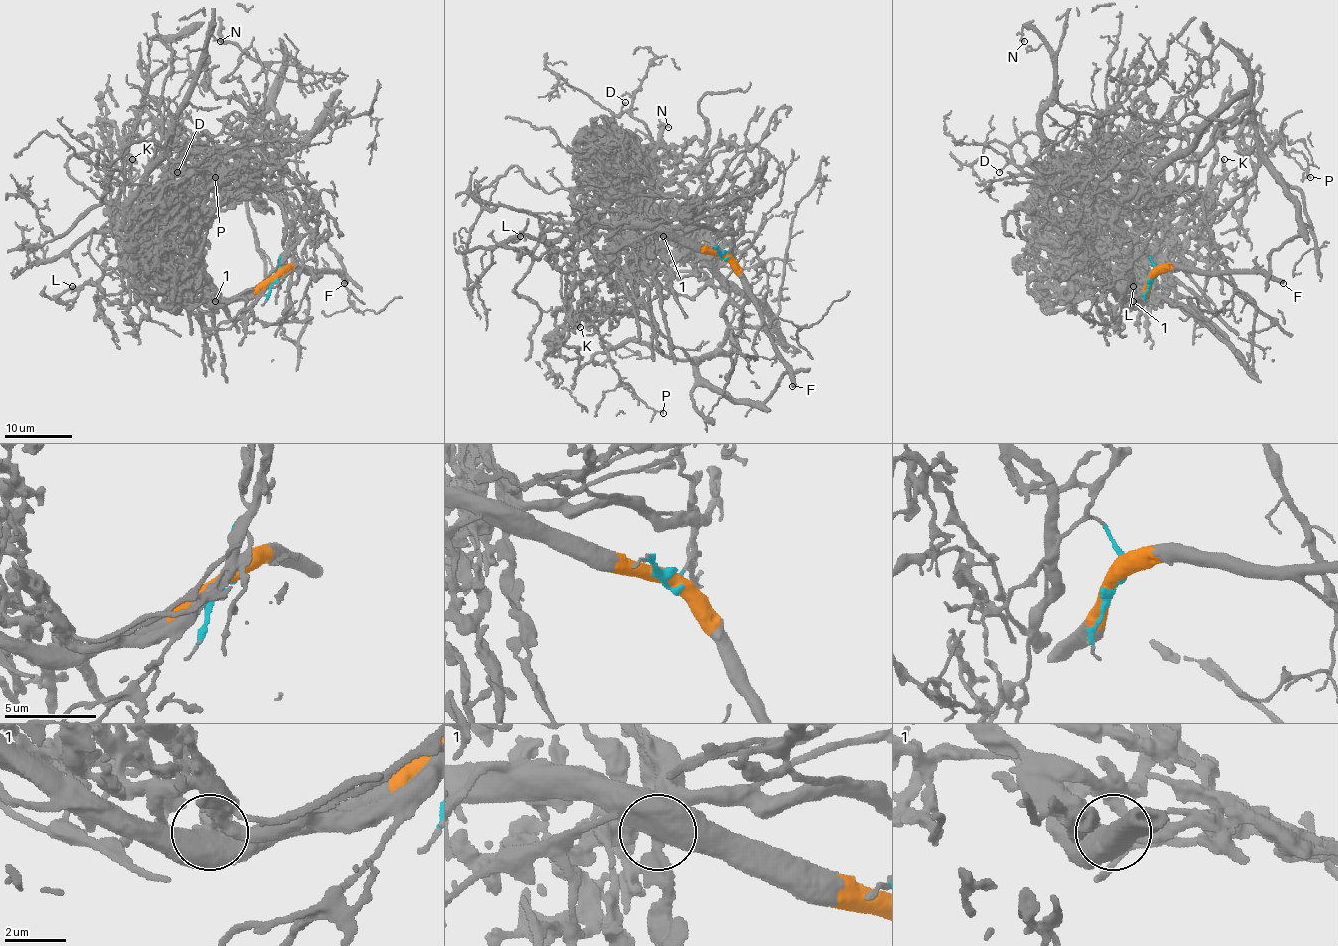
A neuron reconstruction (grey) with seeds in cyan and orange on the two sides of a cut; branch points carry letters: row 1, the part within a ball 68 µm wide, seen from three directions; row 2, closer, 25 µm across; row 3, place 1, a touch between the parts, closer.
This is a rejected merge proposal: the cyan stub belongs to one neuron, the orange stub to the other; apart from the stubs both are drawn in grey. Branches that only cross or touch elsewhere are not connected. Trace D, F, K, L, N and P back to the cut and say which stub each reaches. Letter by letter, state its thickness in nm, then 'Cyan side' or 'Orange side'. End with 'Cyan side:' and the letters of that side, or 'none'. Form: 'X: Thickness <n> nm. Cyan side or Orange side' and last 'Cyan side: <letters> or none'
D: Thickness 110 nm. Orange side
F: Thickness 440 nm. Orange side
K: Thickness 140 nm. Cyan side
L: Thickness 190 nm. Cyan side
N: Thickness 100 nm. Orange side
P: Thickness 130 nm. Cyan side
Cyan side: K, L, P

